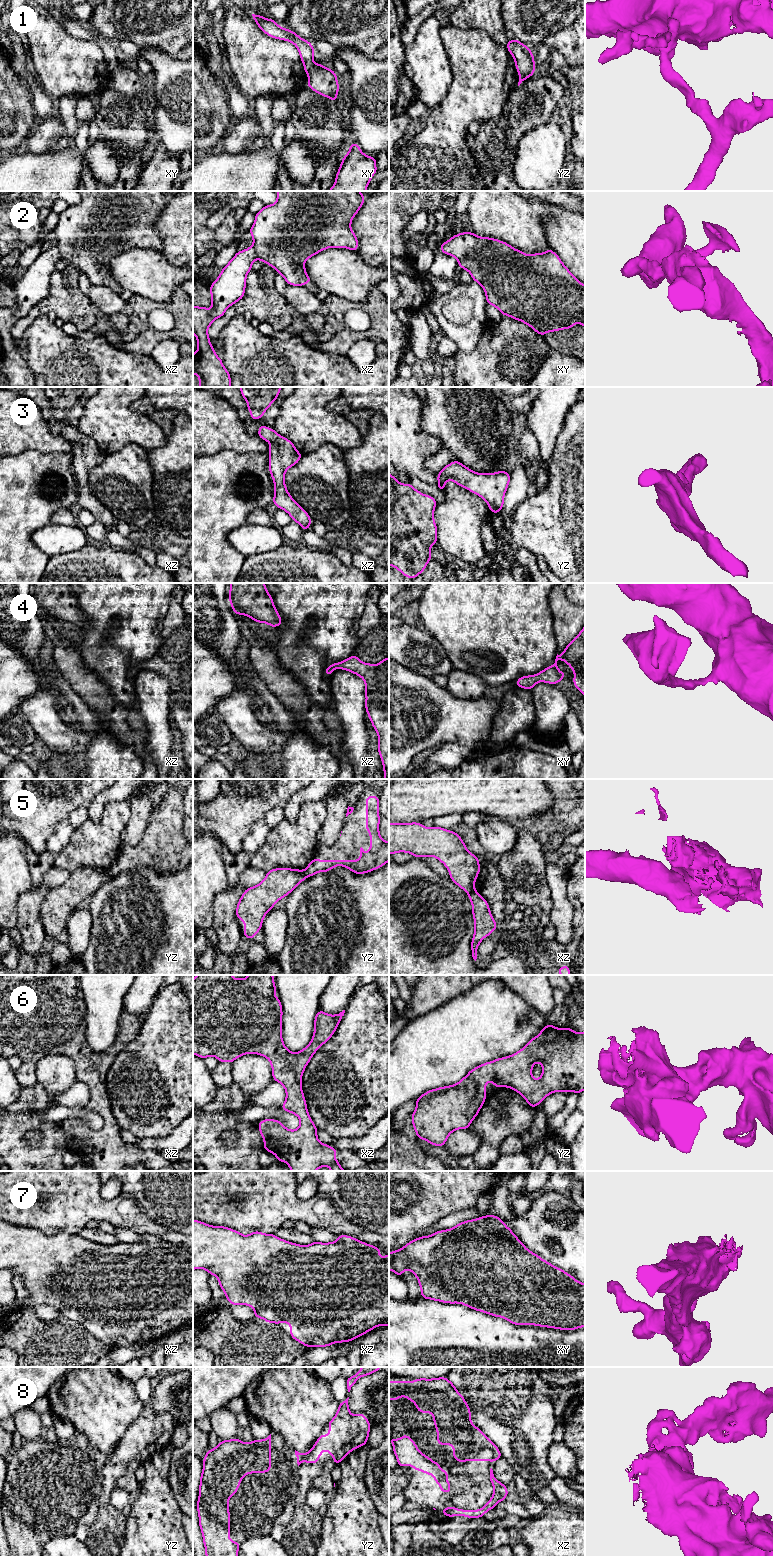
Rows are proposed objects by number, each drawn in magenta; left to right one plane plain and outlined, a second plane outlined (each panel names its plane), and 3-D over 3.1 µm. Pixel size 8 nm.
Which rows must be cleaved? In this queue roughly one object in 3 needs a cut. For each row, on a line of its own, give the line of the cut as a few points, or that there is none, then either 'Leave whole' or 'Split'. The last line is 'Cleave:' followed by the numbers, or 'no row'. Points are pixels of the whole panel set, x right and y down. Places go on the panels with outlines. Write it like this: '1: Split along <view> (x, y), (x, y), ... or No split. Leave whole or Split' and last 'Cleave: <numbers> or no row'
1: Split along xy (314, 63), (307, 73). Split
2: No split. Leave whole
3: No split. Leave whole
4: No split. Leave whole
5: Split along xz (474, 890), (468, 894). Split
6: No split. Leave whole
7: No split. Leave whole
8: No split. Leave whole
Cleave: 1, 5

